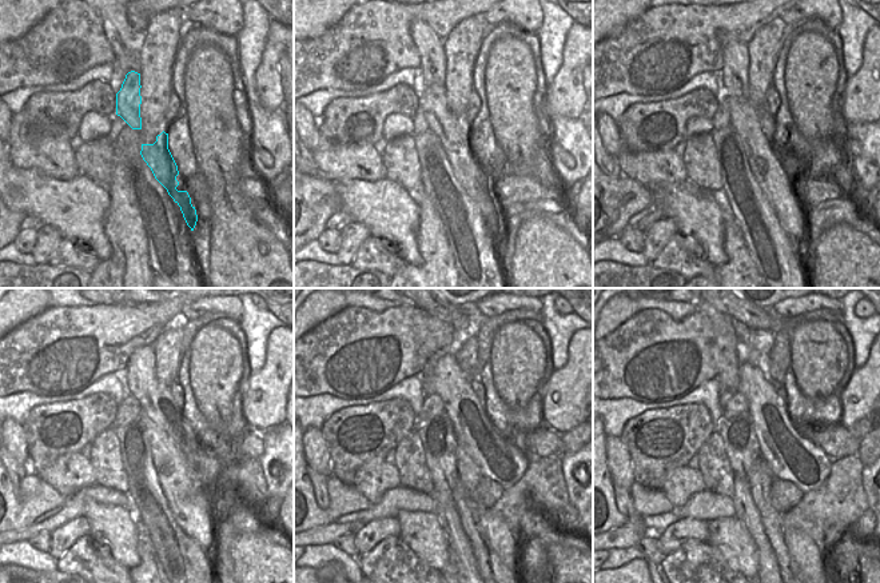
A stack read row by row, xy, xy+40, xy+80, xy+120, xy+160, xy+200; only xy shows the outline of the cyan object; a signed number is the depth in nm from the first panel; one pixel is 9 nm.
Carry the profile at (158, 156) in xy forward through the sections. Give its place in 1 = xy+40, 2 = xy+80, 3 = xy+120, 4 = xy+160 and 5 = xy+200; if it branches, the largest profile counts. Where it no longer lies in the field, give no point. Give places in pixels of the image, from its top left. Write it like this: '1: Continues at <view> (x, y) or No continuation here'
1: Continues at xy+40 (478, 186)
2: Continues at xy+80 (791, 208)
3: Continues at xy+120 (190, 506)
4: Continues at xy+160 (497, 535)
5: Continues at xy+200 (803, 550).

